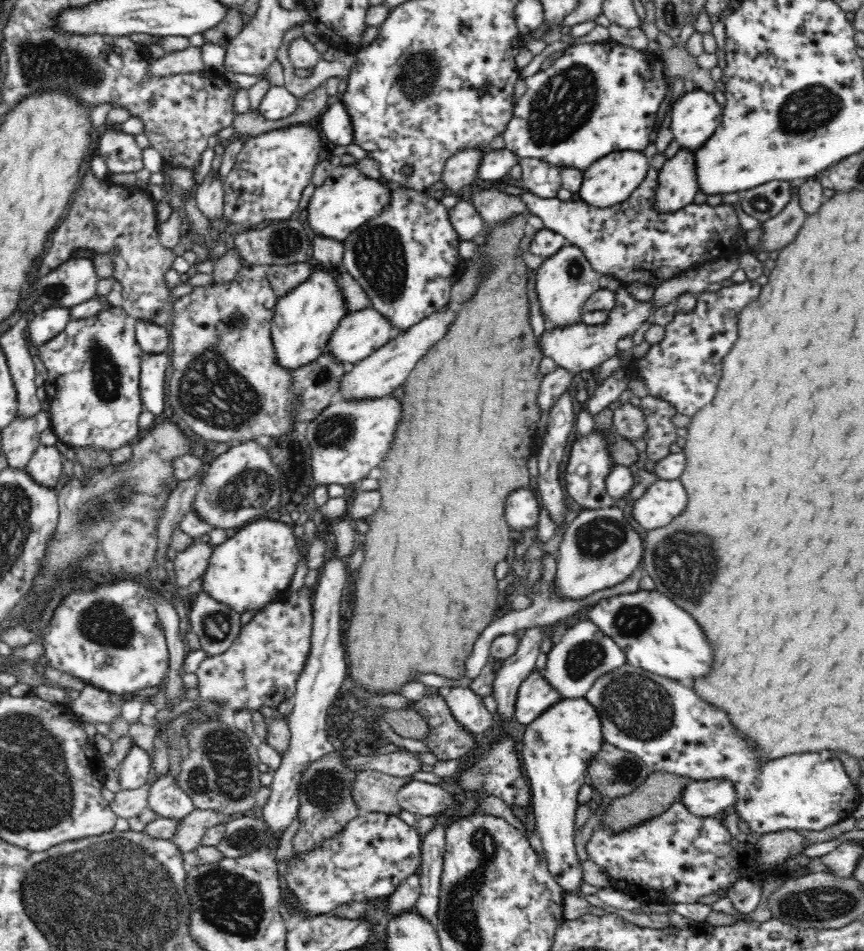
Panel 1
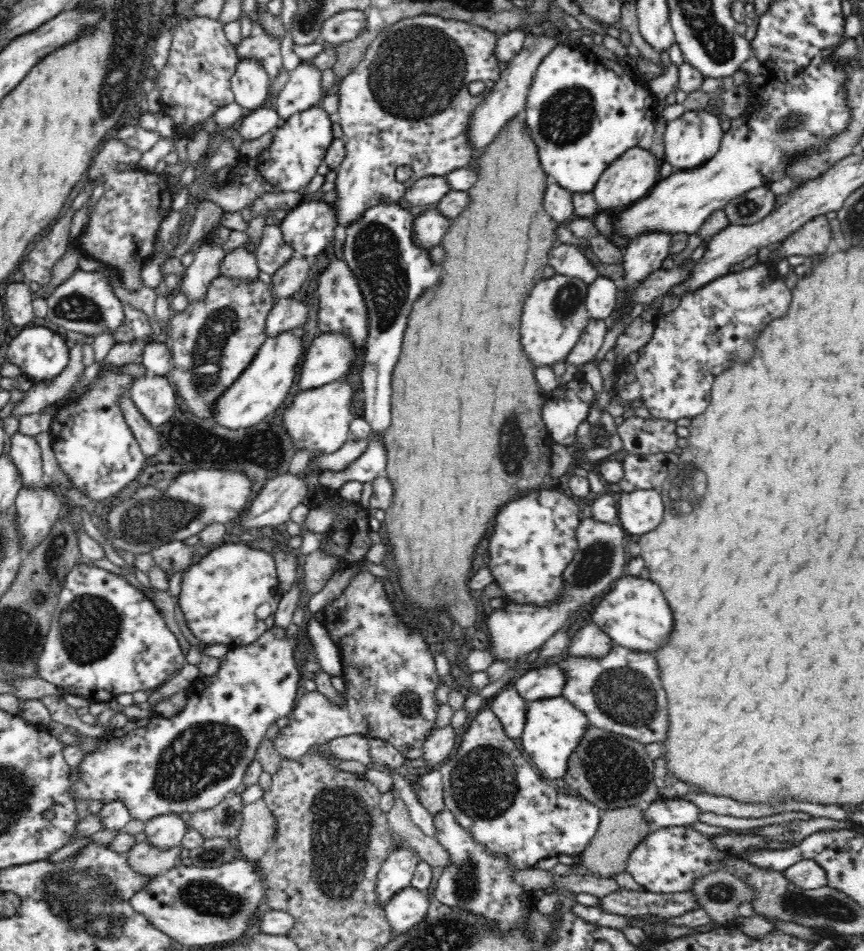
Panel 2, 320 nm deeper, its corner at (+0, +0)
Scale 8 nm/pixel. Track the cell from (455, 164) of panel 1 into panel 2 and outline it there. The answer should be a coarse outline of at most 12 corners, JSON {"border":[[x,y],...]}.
{"border":[[424,177],[404,194],[406,207],[438,203],[451,192],[446,177]]}

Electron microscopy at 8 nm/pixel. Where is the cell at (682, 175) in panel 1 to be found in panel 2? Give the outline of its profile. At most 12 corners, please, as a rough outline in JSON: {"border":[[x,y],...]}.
{"border":[[644,233],[623,252],[622,322],[636,302],[631,296],[668,257],[672,235]]}

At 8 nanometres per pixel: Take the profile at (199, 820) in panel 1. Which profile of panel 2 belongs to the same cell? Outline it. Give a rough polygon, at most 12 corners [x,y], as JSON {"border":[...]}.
{"border":[[136,843],[124,853],[132,871],[154,877],[178,864],[181,845]]}

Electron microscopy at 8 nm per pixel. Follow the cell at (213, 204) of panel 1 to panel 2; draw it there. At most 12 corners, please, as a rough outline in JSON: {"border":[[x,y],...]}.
{"border":[[211,236],[184,270],[177,291],[203,301],[225,255]]}

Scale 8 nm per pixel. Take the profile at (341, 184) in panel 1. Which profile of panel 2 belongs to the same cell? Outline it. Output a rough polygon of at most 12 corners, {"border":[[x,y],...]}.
{"border":[[301,202],[277,223],[293,256],[312,260],[332,242],[330,203]]}

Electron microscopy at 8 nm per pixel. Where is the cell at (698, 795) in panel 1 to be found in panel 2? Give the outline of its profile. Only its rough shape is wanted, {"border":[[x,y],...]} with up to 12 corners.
{"border":[[680,798],[643,807],[654,829],[698,822],[700,808]]}

